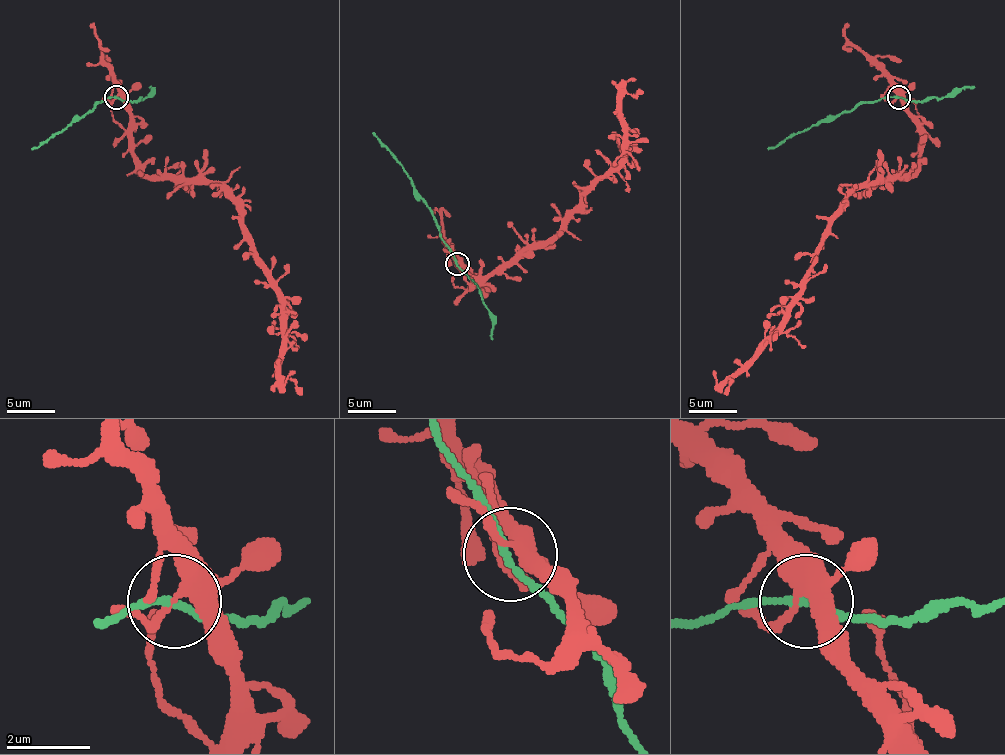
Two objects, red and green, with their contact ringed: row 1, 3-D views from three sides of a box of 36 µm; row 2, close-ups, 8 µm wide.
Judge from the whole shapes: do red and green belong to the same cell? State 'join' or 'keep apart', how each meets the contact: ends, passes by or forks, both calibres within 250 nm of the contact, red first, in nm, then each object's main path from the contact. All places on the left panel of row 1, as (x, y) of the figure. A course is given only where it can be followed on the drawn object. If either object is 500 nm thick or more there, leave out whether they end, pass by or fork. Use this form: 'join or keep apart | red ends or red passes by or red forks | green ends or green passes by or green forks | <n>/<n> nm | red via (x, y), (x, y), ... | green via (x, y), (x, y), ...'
join | red forks | green passes by | 360/140 nm | red via (118, 96), (130, 115), (130, 153), (147, 175), (204, 177), (233, 201), (278, 297), (281, 381), (295, 371) | green via (116, 96), (99, 101), (61, 132), (32, 149)

